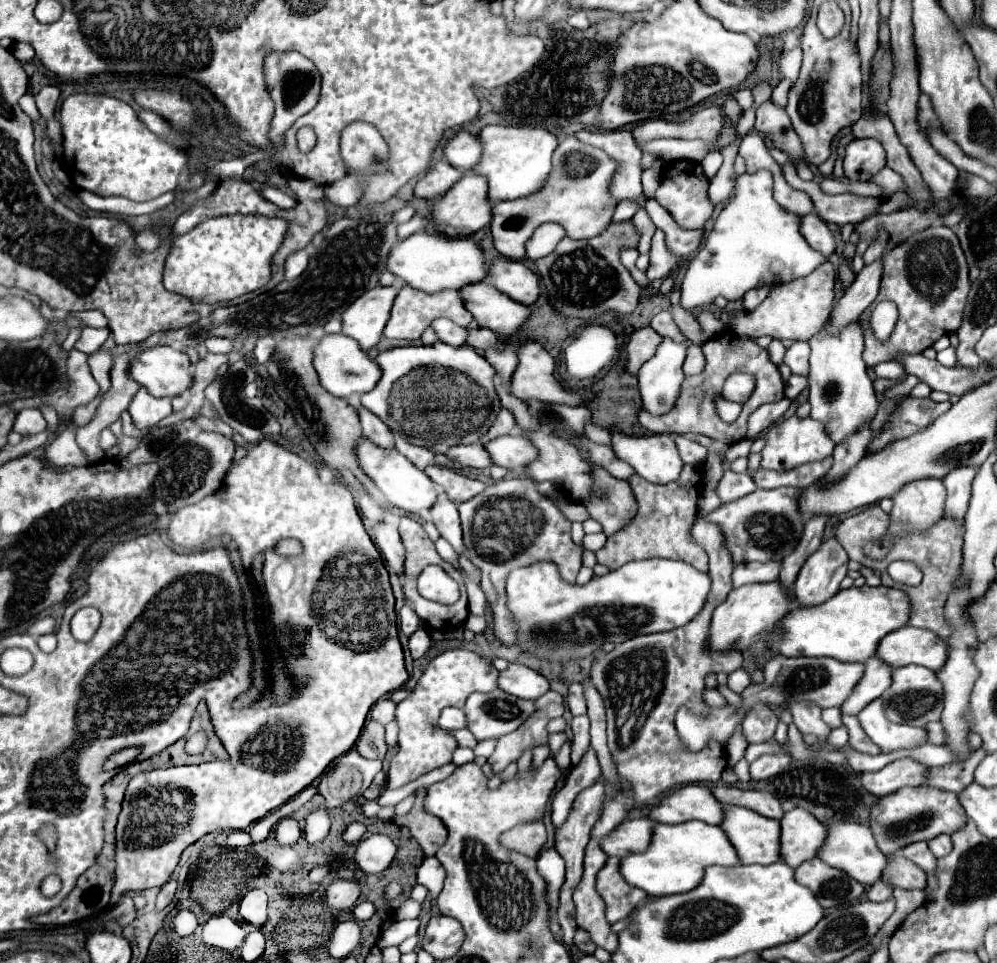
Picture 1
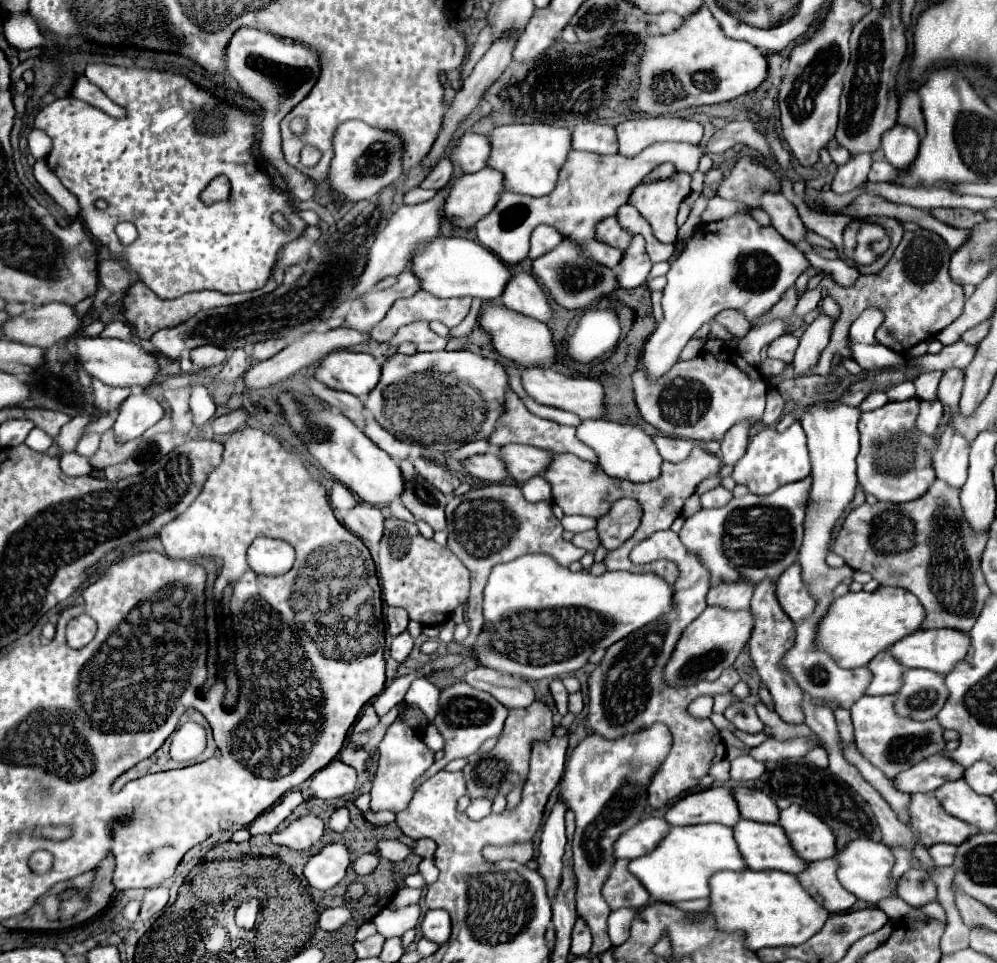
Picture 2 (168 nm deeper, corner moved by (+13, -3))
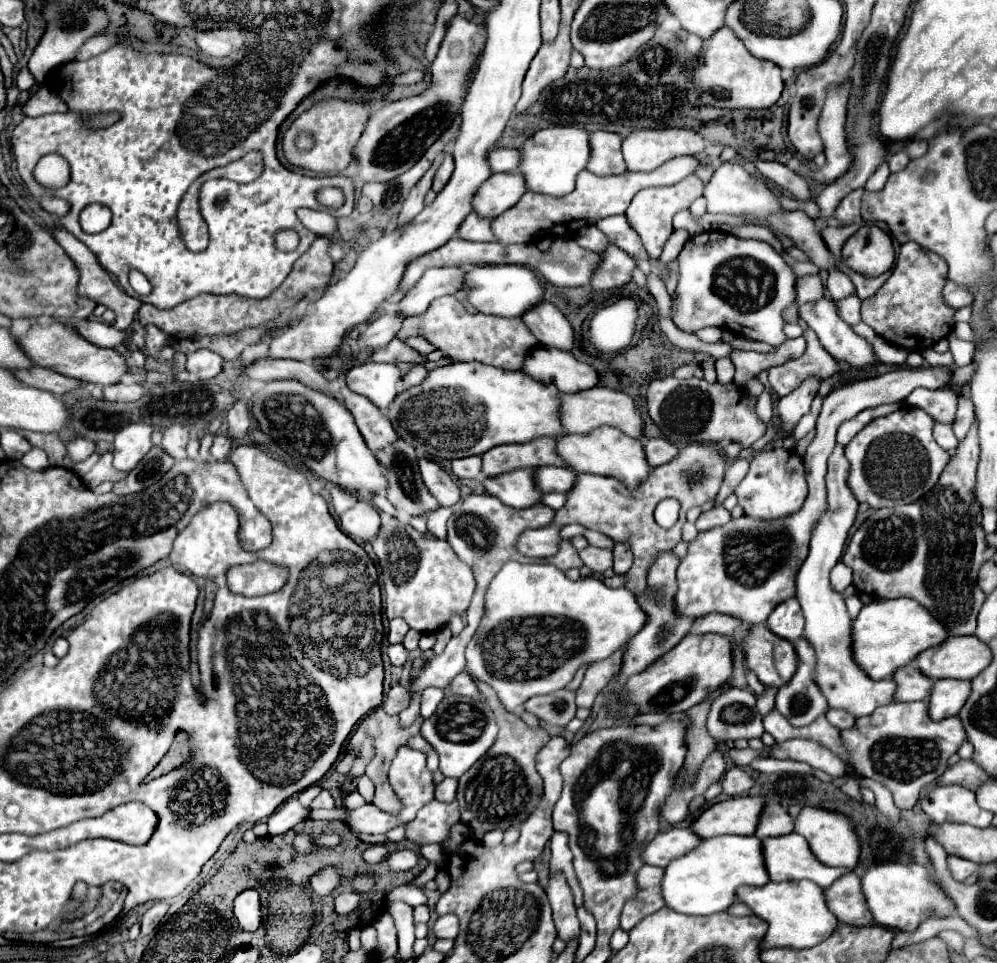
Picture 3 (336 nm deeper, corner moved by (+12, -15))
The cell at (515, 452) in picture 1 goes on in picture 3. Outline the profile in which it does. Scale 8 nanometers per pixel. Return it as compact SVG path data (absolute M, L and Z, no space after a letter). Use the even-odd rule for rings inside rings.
M541 466L533 470L533 480L541 492L567 492L575 482L575 472L569 468Z

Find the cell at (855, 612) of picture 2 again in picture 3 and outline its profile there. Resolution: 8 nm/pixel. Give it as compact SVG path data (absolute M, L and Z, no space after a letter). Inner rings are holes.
M895 598L895 600L875 600L865 604L859 616L853 620L851 632L851 648L855 664L873 680L889 678L891 672L909 664L919 652L937 646L945 640L945 628L929 616L921 604L911 598Z

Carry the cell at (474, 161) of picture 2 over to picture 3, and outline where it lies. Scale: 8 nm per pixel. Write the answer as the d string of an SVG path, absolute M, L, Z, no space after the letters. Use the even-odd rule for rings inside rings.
M491 148L487 152L487 162L493 172L513 172L517 170L517 150Z

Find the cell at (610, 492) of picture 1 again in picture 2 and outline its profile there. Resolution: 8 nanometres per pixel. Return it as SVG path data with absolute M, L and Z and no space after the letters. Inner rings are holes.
M622 498L612 504L612 510L598 518L598 534L606 550L620 548L640 526L642 508L632 498Z

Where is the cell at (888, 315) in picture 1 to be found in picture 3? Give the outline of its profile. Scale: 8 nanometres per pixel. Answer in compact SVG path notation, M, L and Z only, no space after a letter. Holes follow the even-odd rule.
M823 298L823 300L813 302L813 304L803 304L803 306L799 308L799 316L809 324L809 328L815 330L815 334L819 336L821 346L823 346L837 362L845 362L845 364L849 364L851 368L857 368L857 370L869 368L869 366L873 366L875 362L879 362L877 356L875 356L875 352L873 352L873 348L871 348L871 344L869 344L865 338L857 336L857 334L849 328L849 324L845 324L845 322L839 318L833 300L825 300L825 298Z

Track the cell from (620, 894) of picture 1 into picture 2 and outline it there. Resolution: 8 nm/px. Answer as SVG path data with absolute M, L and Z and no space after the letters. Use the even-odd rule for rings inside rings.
M618 860L604 884L604 898L612 910L618 908L642 908L650 902L648 890L628 872L630 860Z

